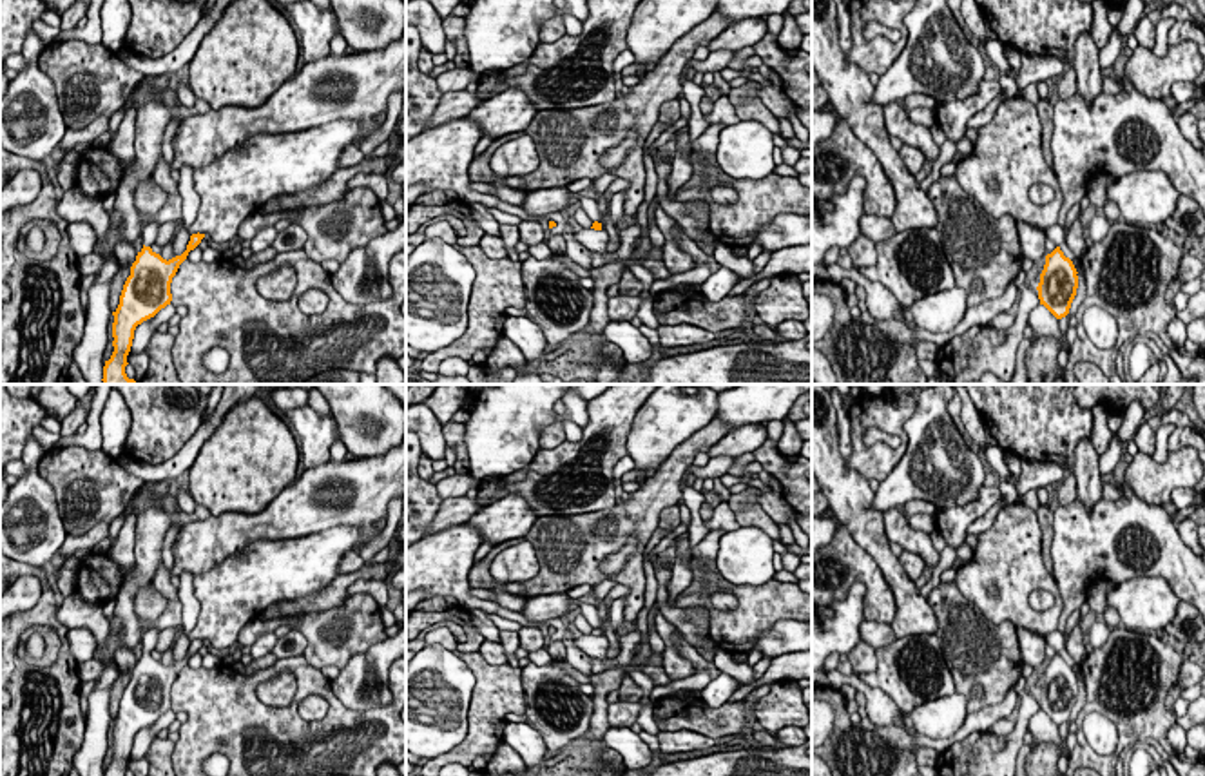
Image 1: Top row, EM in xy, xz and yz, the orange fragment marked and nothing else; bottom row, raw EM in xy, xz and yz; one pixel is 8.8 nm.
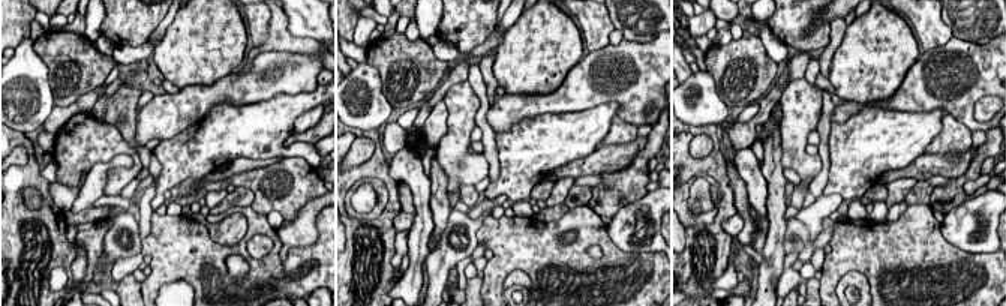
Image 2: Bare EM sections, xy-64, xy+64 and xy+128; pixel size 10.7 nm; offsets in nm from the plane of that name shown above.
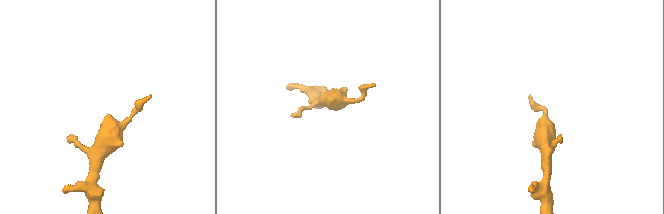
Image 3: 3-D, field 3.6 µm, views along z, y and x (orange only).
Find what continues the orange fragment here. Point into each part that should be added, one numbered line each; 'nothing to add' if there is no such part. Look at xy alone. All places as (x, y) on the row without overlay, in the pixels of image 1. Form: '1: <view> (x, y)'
1: xy (149, 640)

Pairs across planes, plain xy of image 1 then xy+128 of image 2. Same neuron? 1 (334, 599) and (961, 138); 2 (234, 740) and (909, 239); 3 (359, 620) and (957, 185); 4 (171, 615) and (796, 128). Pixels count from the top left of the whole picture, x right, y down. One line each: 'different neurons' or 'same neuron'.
1: different neurons
2: same neuron
3: same neuron
4: same neuron

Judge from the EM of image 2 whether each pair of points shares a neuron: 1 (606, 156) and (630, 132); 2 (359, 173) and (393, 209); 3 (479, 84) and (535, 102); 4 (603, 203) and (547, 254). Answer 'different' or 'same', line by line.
1: different
2: same
3: different
4: different

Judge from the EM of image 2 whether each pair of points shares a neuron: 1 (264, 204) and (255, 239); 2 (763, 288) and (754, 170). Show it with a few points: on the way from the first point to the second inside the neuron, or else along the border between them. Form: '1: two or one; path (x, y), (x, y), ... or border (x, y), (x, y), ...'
1: two; border (249, 206), (266, 215)
2: two; border (768, 218), (768, 233), (760, 252)

